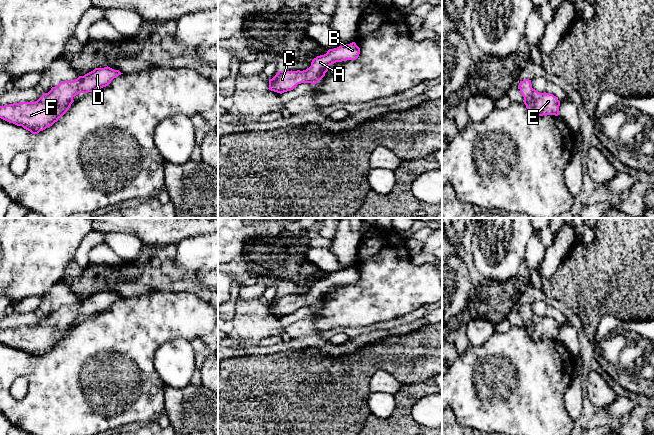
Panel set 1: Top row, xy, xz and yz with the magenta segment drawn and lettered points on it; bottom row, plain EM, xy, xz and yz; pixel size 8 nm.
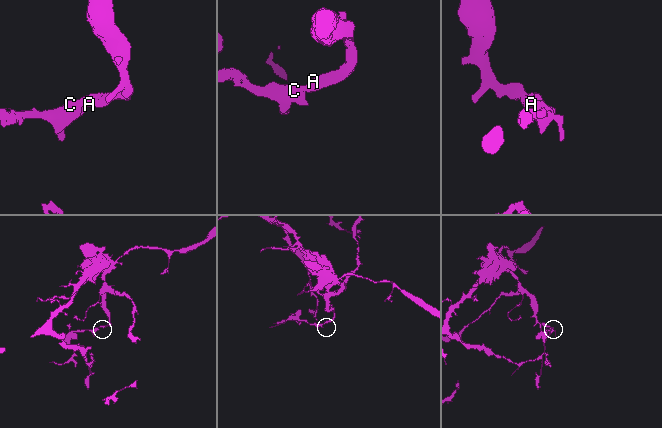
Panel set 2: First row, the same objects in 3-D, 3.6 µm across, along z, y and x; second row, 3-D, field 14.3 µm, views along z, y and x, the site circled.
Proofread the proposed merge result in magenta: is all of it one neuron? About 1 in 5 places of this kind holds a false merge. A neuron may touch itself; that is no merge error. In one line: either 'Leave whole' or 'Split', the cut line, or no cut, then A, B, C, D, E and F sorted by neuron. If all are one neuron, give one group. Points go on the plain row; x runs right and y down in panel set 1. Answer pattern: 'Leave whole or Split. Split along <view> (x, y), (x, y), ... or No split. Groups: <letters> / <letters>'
Leave whole. No split. Groups: A B C D E F

